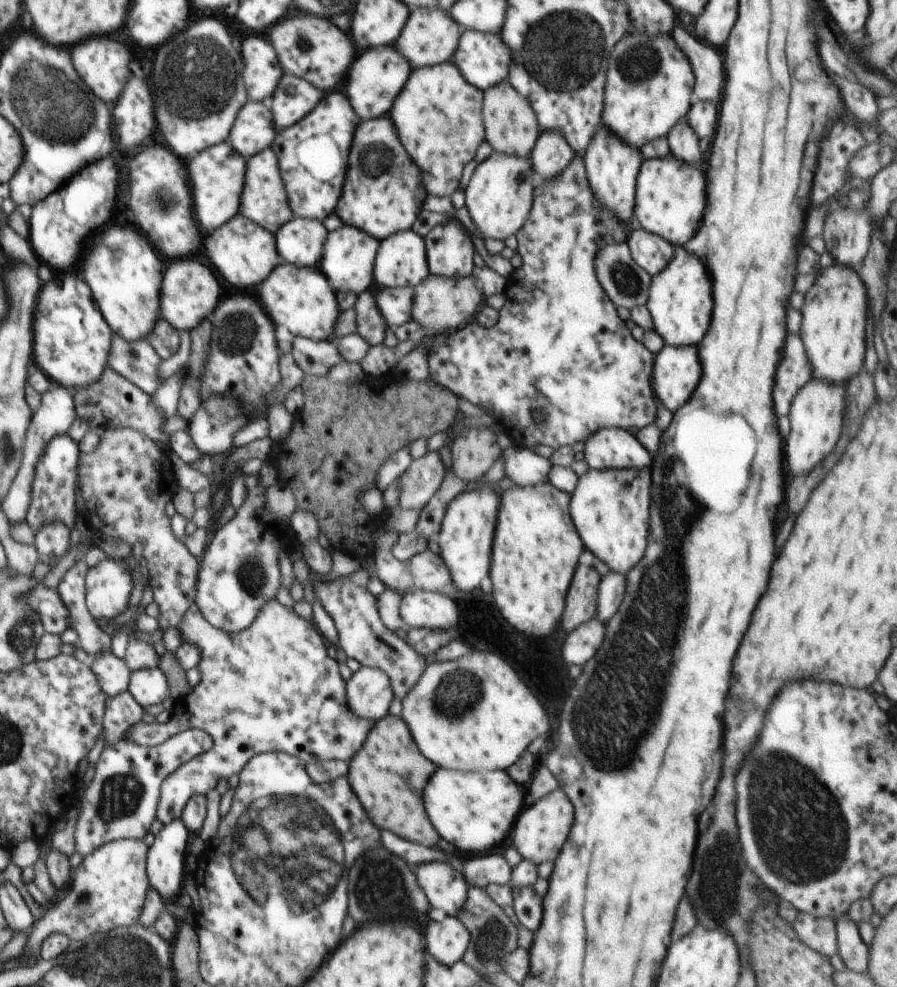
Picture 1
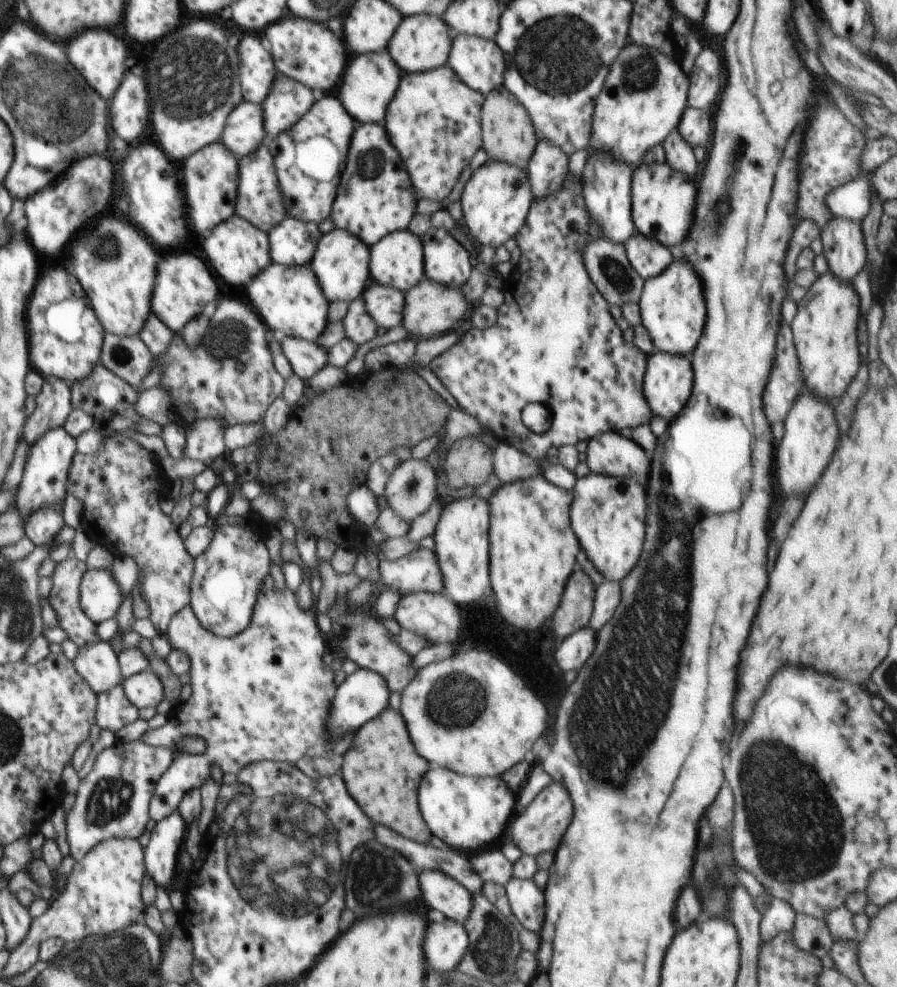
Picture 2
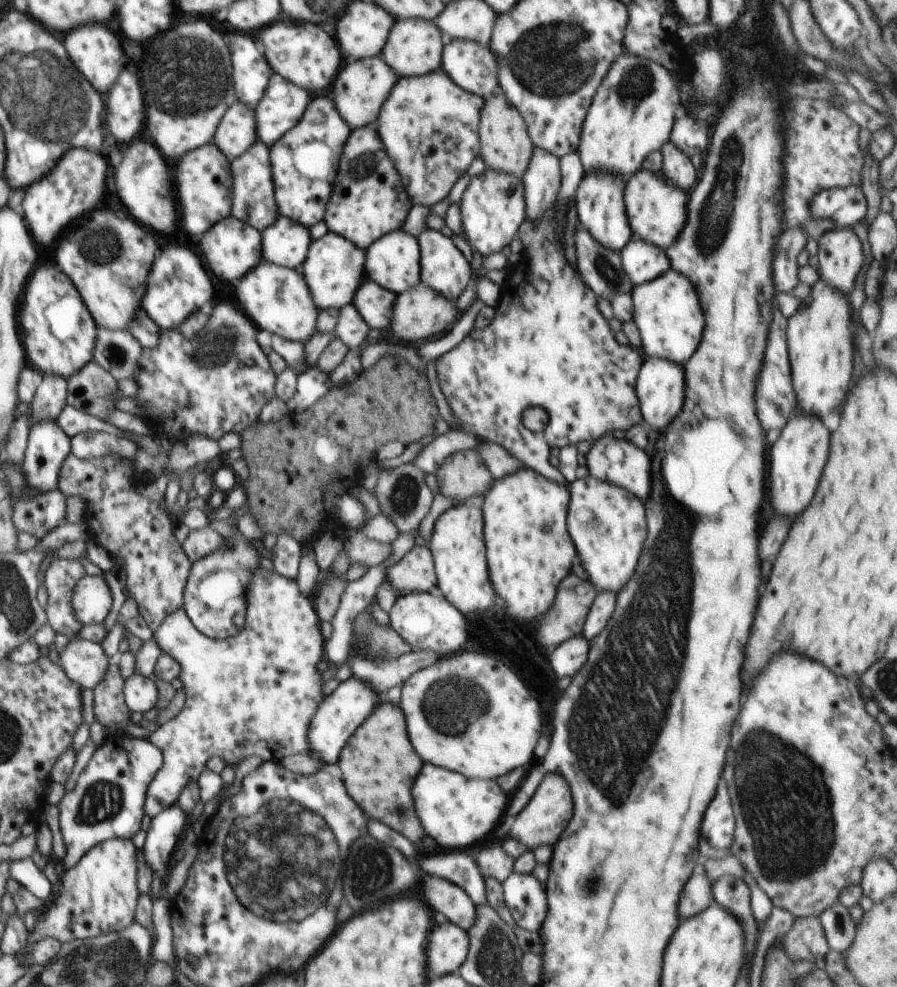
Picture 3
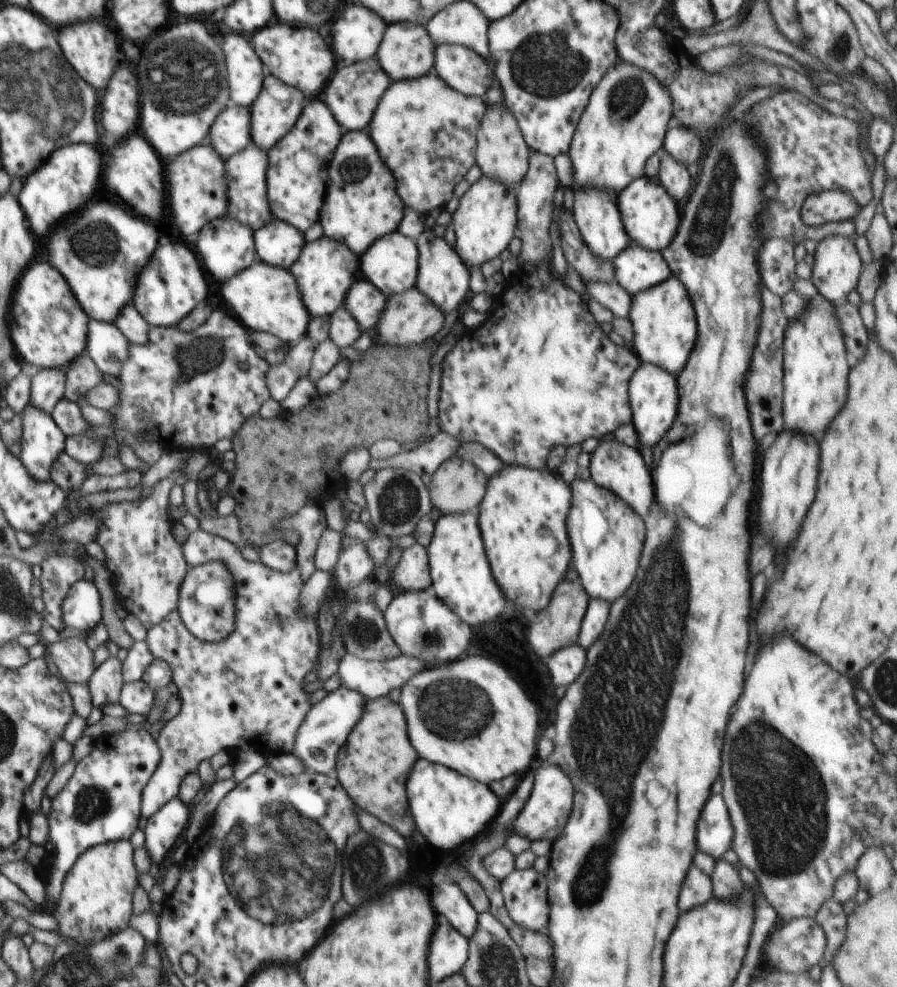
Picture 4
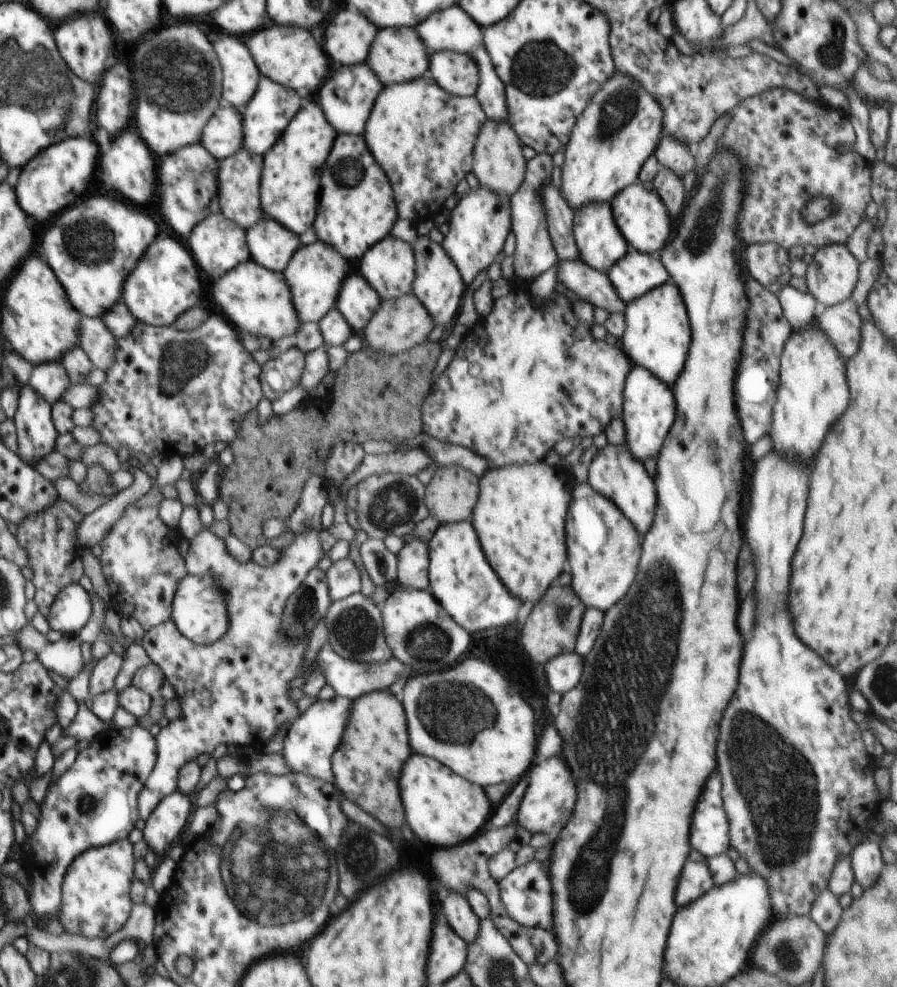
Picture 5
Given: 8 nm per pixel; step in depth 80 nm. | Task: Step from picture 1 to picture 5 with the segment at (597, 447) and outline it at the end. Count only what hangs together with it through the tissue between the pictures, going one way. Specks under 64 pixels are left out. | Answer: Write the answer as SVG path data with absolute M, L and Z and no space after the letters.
M610 443L598 449L596 457L590 462L588 483L621 508L637 528L642 540L656 512L657 492L652 477L646 473L644 465L631 455L630 449L626 445Z

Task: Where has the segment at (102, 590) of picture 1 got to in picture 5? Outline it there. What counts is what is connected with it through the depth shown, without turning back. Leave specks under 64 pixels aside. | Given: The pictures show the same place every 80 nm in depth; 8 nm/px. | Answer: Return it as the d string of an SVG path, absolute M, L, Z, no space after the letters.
M72 583L58 593L46 619L50 629L59 630L64 635L78 635L90 616L90 594L79 583Z

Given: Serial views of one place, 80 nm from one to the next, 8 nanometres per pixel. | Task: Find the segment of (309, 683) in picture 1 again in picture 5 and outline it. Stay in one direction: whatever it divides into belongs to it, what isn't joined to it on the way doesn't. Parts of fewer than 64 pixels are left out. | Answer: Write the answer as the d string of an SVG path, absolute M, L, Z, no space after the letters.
M202 529L194 538L191 538L188 542L190 546L187 548L187 553L185 554L184 564L186 565L187 572L195 575L203 575L208 573L213 579L219 580L219 585L223 590L224 594L227 595L227 611L229 616L229 627L224 635L222 635L216 642L213 642L209 645L199 645L196 644L193 640L190 640L187 636L184 636L180 630L178 630L176 624L172 620L163 622L162 624L156 625L155 627L150 628L145 632L145 635L141 639L143 647L146 649L148 656L151 658L152 663L156 663L165 674L165 678L172 682L172 686L176 691L176 699L181 706L181 715L171 720L168 725L161 729L154 730L155 732L155 741L157 744L157 761L155 767L152 769L150 776L146 779L142 790L138 795L138 808L139 808L139 818L146 820L150 815L153 814L154 809L158 806L158 803L162 799L166 798L168 795L171 795L174 791L177 790L177 782L179 770L190 761L195 761L200 754L211 754L214 752L214 749L219 744L236 744L239 748L244 746L250 746L250 748L263 748L263 745L267 743L281 726L289 726L301 715L296 701L290 698L288 693L290 681L296 676L301 676L305 674L303 670L304 664L304 652L306 652L306 647L308 646L309 637L298 637L290 638L282 629L282 615L284 612L284 607L286 606L286 601L290 598L290 595L296 592L298 586L304 582L306 575L310 572L310 569L313 569L317 566L317 562L322 558L322 549L319 539L319 532L309 530L305 533L296 533L292 535L292 542L285 549L281 550L281 559L272 566L263 567L259 564L256 564L253 560L248 562L238 562L226 548L226 543L223 538L218 538L213 532L210 532L206 529Z

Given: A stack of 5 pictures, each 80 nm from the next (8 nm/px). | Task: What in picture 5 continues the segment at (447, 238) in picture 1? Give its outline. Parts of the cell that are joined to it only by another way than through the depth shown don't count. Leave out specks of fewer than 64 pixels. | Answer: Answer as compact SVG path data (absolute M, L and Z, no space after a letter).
M428 235L418 236L413 251L416 261L413 293L431 314L435 326L455 322L462 307L463 296L468 288L461 272L450 256L447 255L444 247L440 243L432 241Z

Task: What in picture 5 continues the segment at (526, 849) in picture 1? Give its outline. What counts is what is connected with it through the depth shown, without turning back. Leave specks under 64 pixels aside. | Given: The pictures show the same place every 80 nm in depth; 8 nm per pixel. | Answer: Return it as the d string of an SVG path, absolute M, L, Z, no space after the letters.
M558 756L536 762L528 771L529 785L517 812L515 824L528 830L532 835L544 833L555 841L570 820L577 799L577 788L571 777L571 770Z

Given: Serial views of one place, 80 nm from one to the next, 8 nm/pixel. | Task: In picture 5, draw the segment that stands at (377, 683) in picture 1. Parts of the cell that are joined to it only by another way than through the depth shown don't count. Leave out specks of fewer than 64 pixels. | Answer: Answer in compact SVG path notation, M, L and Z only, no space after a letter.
M342 695L325 701L317 700L289 726L284 737L282 756L291 772L304 773L334 785L331 756L341 743L352 705L353 699Z

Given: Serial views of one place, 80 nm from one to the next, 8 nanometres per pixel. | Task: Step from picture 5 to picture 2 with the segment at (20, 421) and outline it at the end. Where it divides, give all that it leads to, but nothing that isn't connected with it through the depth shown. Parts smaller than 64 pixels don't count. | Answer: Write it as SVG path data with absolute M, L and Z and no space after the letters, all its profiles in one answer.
M55 428L44 433L30 447L20 481L16 510L23 519L29 519L44 507L62 507L67 497L67 480L73 456L77 453L76 441L66 429Z

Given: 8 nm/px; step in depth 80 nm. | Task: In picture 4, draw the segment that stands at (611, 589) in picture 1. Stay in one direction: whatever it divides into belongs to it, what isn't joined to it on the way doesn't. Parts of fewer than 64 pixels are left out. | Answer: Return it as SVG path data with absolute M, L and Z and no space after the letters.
M590 599L579 632L578 644L585 649L604 632L611 604L607 600Z

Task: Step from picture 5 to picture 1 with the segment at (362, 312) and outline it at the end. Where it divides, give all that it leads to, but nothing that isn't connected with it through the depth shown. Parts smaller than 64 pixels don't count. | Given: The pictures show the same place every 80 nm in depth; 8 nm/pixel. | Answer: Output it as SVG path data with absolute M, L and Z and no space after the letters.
M410 285L402 287L385 287L375 296L376 304L386 319L387 326L395 331L398 326L412 320L415 288Z

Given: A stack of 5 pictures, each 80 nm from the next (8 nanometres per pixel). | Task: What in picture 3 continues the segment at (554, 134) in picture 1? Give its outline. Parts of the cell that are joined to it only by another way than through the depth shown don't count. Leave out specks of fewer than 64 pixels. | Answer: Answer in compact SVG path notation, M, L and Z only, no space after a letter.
M534 147L522 177L526 219L541 219L541 216L557 202L562 178L559 157L546 149Z

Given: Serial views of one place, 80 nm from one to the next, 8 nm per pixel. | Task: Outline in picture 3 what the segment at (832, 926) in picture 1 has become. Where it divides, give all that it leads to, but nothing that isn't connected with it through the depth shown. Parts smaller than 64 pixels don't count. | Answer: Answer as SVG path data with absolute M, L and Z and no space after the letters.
M795 917L791 930L782 938L785 951L793 961L815 960L826 956L829 951L818 917Z

